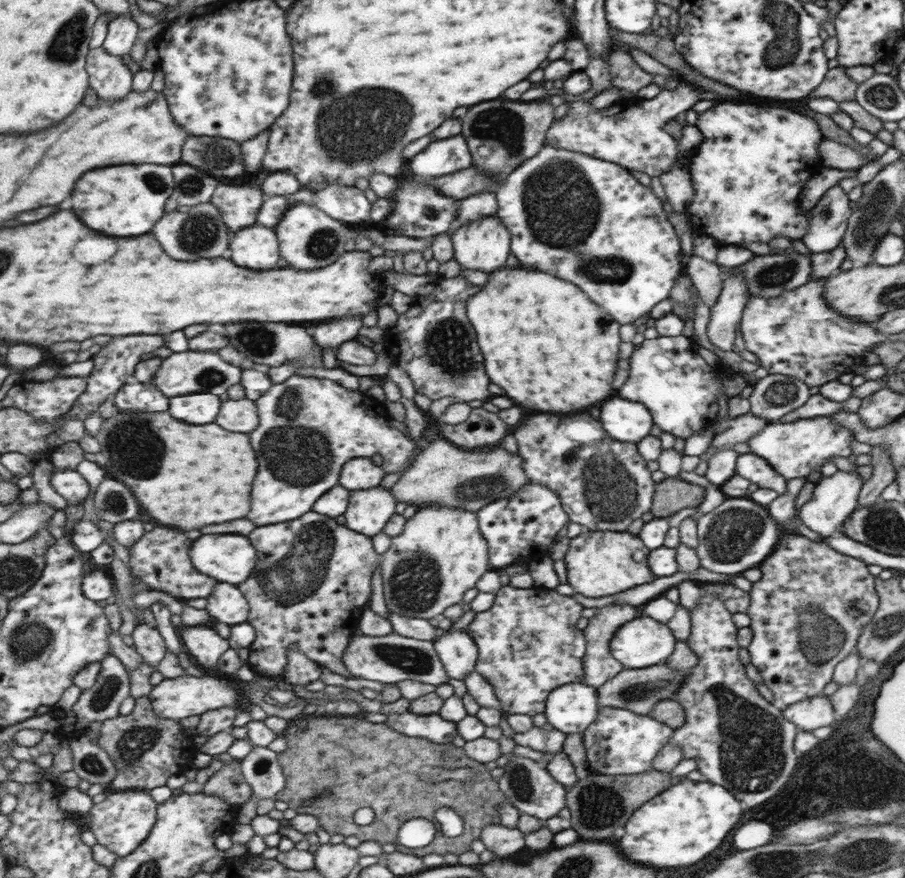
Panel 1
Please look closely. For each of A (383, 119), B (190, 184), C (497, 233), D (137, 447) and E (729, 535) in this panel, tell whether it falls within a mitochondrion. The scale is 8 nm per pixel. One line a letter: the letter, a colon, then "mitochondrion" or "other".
A: mitochondrion
B: mitochondrion
C: other
D: mitochondrion
E: mitochondrion

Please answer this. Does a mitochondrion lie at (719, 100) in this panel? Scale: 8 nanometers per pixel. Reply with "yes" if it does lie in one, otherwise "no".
no

